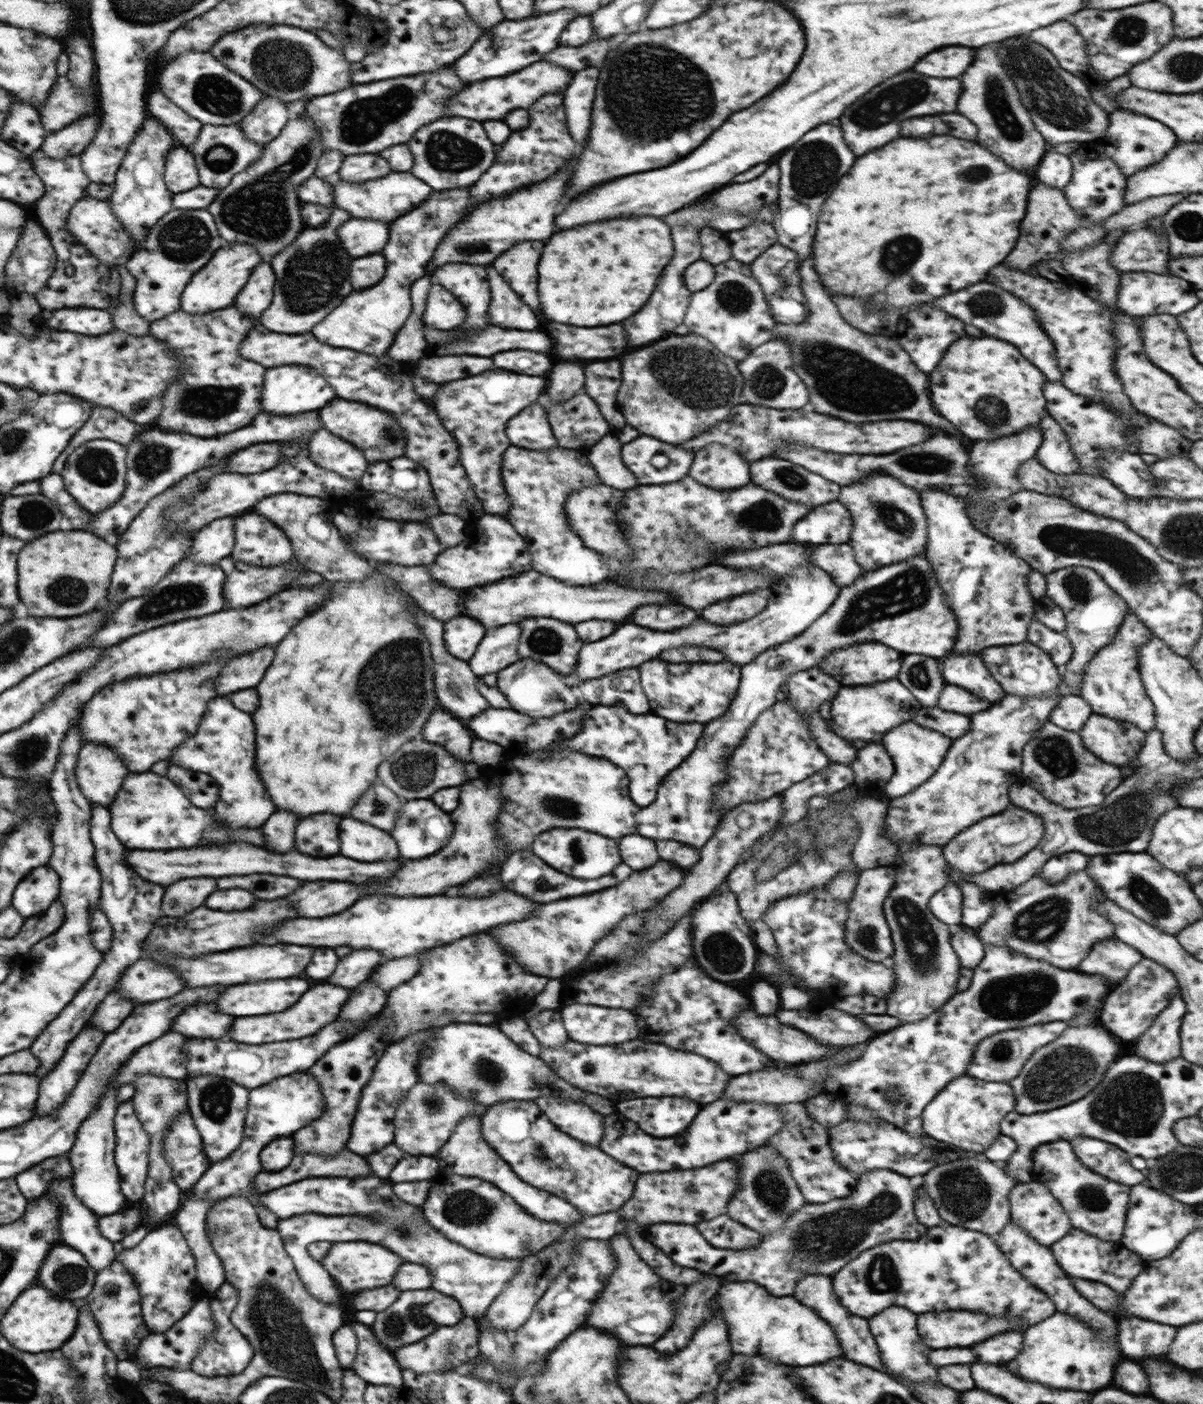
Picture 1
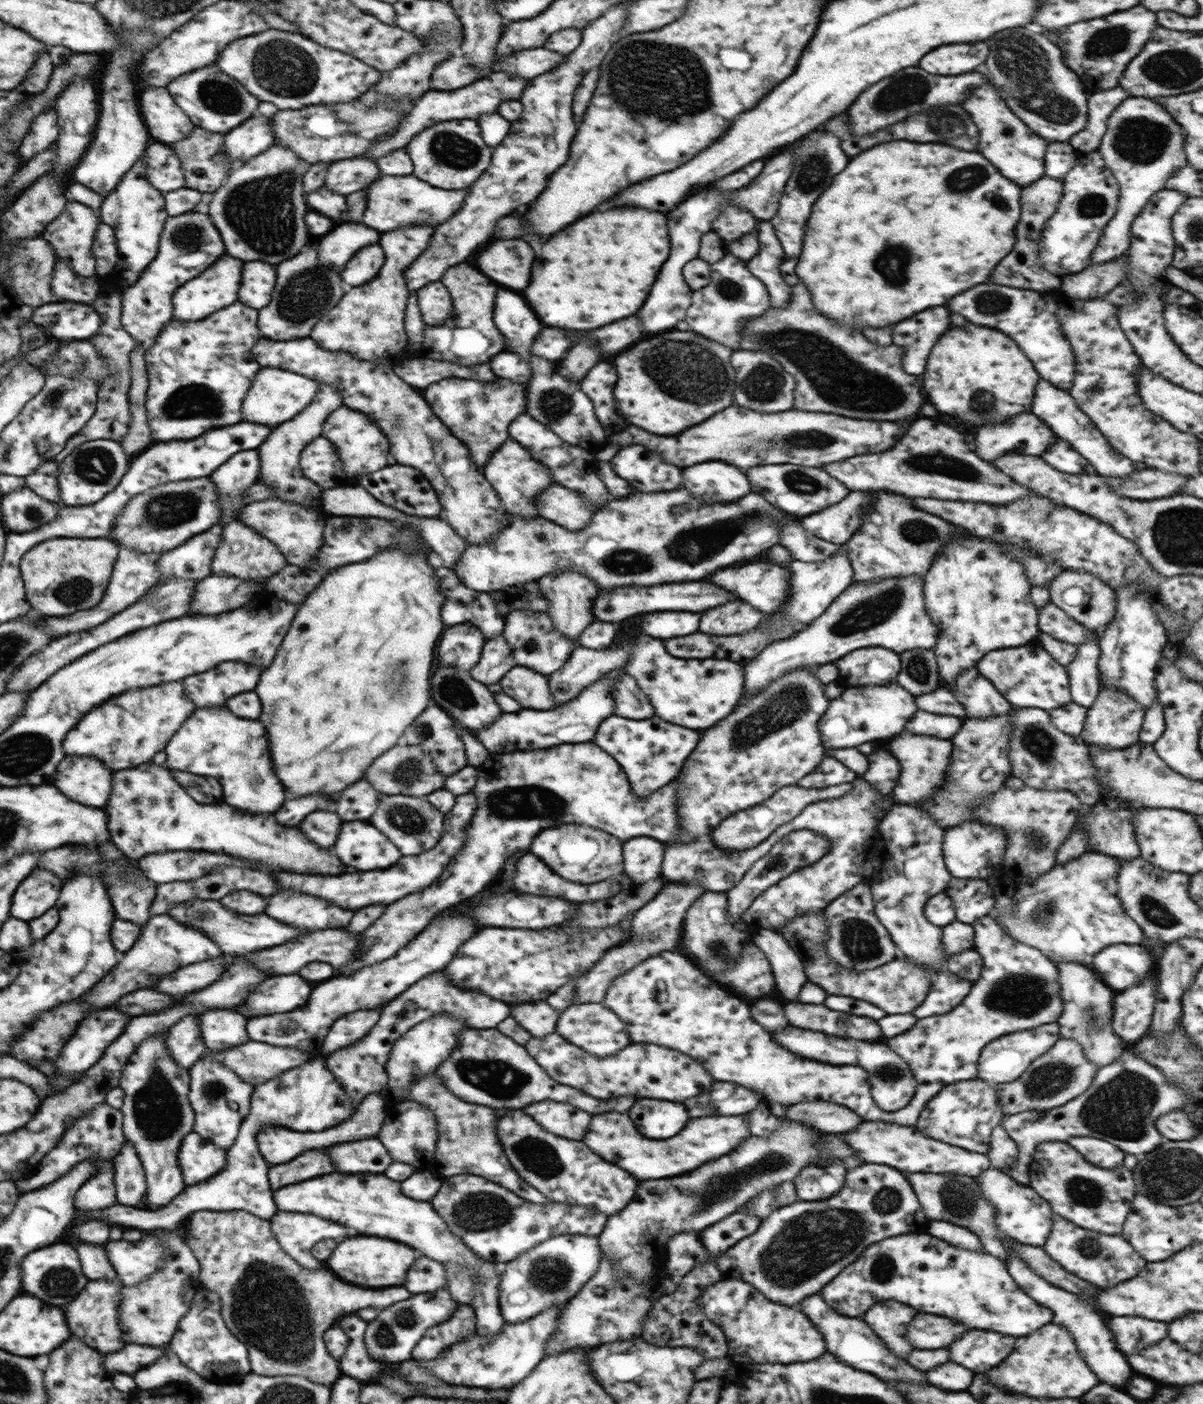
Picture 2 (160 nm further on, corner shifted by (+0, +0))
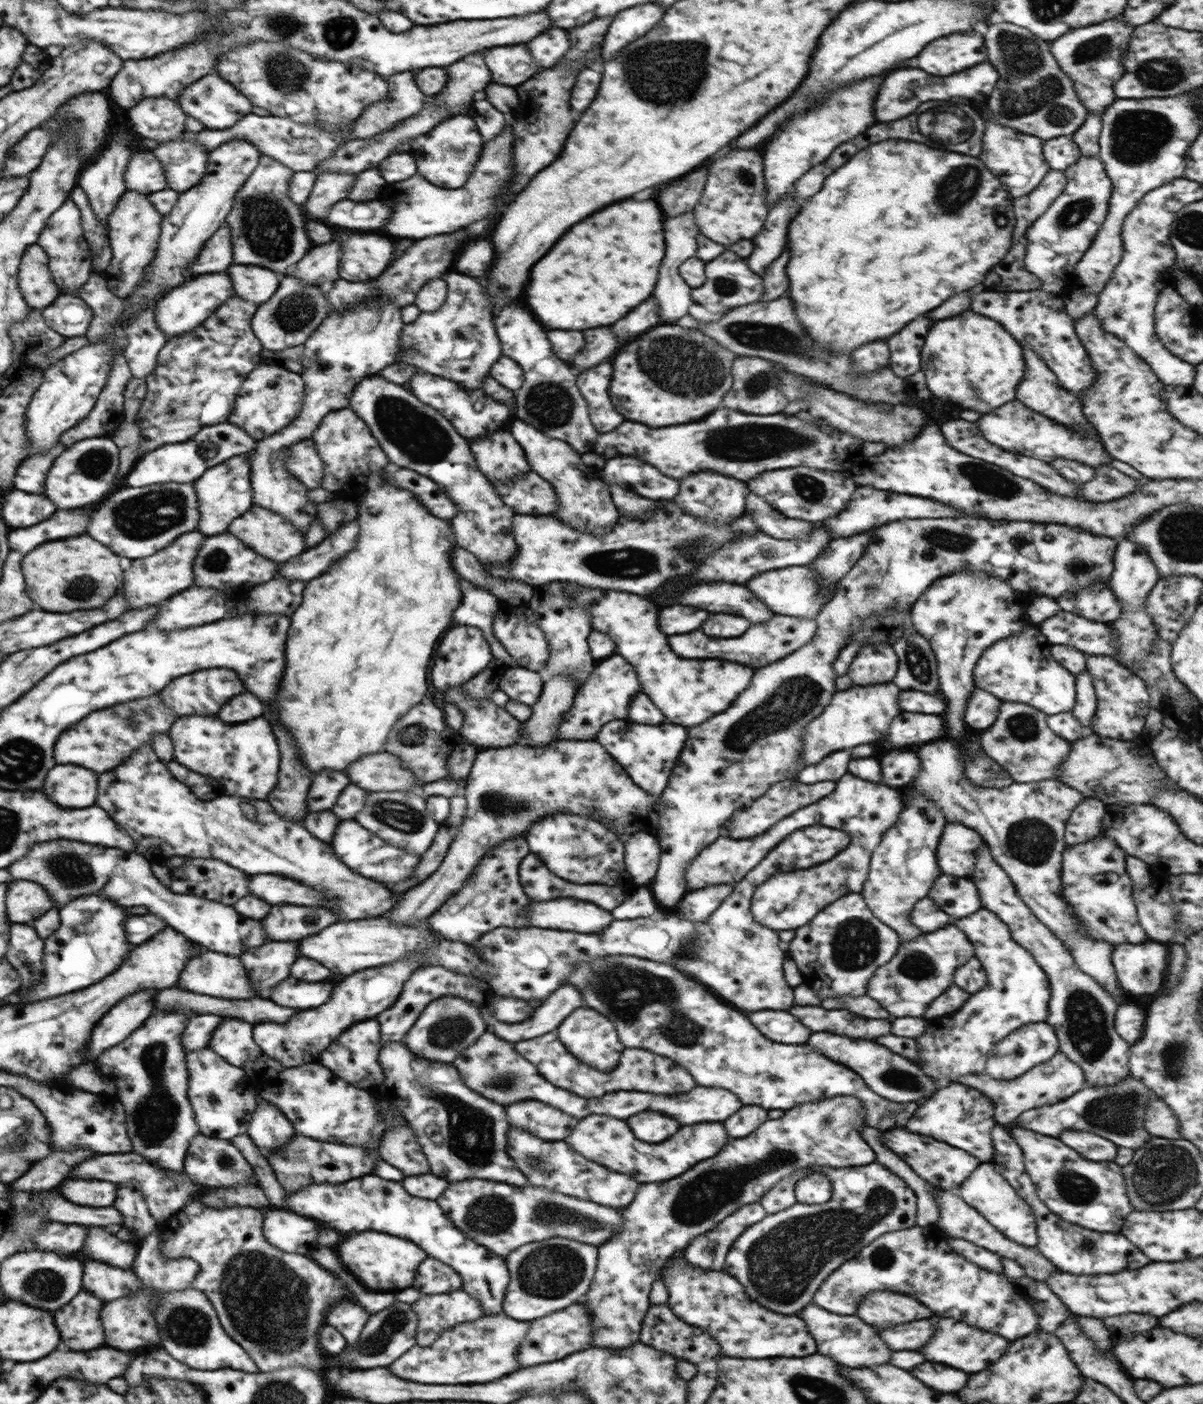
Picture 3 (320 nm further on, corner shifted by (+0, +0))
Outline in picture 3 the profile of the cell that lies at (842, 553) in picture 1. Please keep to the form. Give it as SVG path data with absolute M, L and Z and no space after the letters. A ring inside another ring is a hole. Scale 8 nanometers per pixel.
M748 491L745 498L745 512L757 524L757 530L780 540L811 539L814 523L796 521L777 511L765 498Z

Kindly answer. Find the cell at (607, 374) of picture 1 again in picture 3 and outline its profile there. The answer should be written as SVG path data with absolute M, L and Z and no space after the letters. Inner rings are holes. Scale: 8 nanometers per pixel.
M598 364L578 374L578 388L588 402L590 420L598 432L610 432L624 422L624 416L620 416L610 402L608 394L610 376L612 376L610 364Z

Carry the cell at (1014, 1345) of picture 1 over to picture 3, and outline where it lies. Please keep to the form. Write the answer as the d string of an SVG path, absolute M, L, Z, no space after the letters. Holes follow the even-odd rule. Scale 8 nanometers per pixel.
M934 1318L936 1324L936 1336L934 1340L930 1340L928 1346L918 1348L920 1352L924 1352L924 1356L930 1362L938 1362L938 1364L946 1364L952 1368L958 1368L962 1372L980 1372L984 1370L990 1362L996 1362L1008 1346L1009 1340L992 1332L984 1332L980 1328L956 1322L952 1318Z

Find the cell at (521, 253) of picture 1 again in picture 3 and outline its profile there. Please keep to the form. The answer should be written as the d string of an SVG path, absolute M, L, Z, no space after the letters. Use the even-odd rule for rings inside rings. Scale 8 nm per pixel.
M486 240L466 242L454 260L454 270L466 276L484 276L494 260L494 248Z

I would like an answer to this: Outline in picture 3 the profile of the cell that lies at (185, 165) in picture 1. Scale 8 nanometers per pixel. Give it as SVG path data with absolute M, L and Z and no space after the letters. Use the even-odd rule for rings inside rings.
M136 150L125 174L127 191L150 195L168 189L166 169L154 151Z

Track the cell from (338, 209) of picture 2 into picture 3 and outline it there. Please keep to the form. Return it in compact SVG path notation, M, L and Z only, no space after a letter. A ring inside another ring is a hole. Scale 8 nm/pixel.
M345 199L332 206L326 216L326 223L331 226L352 229L353 231L372 230L372 228L382 228L388 224L392 208L388 204L372 200L362 204Z

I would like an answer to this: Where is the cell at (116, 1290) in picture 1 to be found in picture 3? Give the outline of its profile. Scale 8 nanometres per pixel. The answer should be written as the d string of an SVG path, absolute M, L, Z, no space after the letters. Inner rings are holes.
M81 1291L68 1308L60 1308L54 1312L56 1320L60 1320L60 1332L64 1332L64 1342L72 1350L92 1350L104 1346L105 1332L100 1322L100 1309L106 1304L102 1299L94 1297L87 1291Z

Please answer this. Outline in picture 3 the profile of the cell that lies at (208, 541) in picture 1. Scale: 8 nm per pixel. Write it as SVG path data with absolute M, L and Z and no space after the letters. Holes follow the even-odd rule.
M199 530L180 535L170 546L146 559L131 559L127 562L124 585L126 585L127 610L144 609L153 604L162 604L167 598L192 586L196 582L193 560L202 546L205 534Z

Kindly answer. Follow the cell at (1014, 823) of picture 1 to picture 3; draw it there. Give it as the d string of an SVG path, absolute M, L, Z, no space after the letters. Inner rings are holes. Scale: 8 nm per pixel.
M947 822L936 849L940 870L944 875L970 878L976 864L976 849L982 843L979 832L967 825Z

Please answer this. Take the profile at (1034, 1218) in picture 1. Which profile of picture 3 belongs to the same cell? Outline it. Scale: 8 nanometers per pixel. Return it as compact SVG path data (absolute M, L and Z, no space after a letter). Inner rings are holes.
M981 1163L956 1190L962 1200L975 1208L979 1214L1012 1242L1026 1247L1034 1247L1038 1242L1036 1214L1024 1202L1016 1190L989 1163Z

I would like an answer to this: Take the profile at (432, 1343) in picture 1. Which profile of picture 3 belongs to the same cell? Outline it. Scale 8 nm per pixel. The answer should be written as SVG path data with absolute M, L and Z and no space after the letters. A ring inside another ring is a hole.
M462 1289L446 1294L422 1295L412 1304L412 1310L418 1315L416 1340L420 1346L430 1346L442 1330L483 1316L480 1303Z

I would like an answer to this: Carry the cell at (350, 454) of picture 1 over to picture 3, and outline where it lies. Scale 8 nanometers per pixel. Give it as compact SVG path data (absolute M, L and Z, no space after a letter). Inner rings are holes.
M311 438L301 440L285 448L284 466L292 476L296 476L306 488L315 489L322 487L324 479L323 462L318 456L315 444Z

